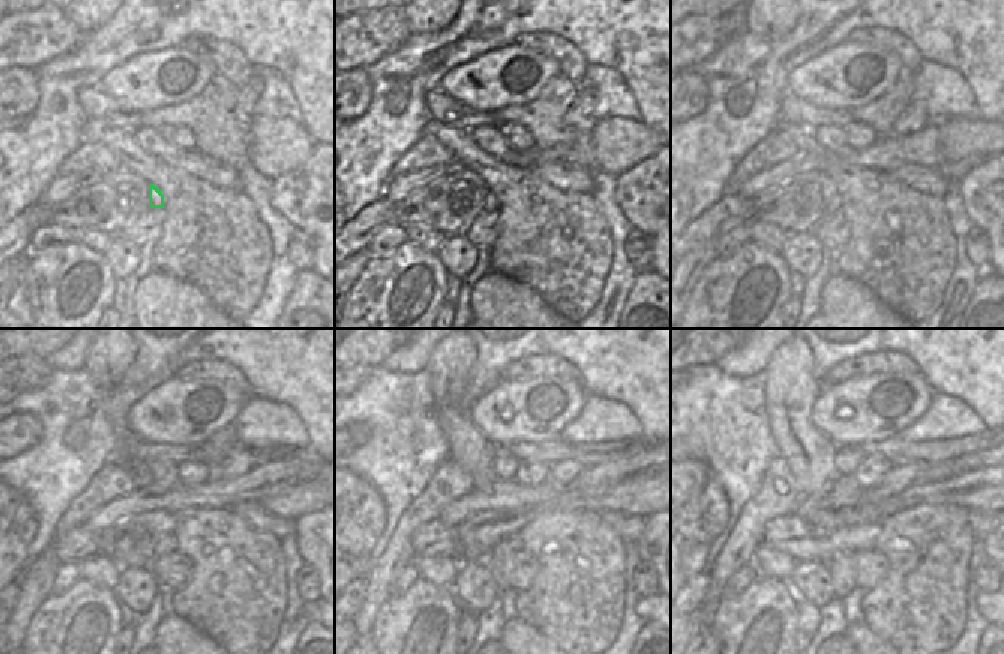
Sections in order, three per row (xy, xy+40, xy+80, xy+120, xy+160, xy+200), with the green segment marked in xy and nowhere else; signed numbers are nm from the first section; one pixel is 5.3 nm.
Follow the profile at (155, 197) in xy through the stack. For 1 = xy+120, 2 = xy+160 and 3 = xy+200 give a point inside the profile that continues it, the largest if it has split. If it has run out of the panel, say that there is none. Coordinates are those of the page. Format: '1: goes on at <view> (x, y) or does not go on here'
1: goes on at xy+120 (167, 543)
2: goes on at xy+160 (500, 560)
3: goes on at xy+200 (841, 569)

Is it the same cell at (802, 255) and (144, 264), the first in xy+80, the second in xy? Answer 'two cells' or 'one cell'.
two cells

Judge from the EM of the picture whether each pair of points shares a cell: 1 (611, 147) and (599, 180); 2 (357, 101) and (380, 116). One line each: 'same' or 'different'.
1: different
2: different

